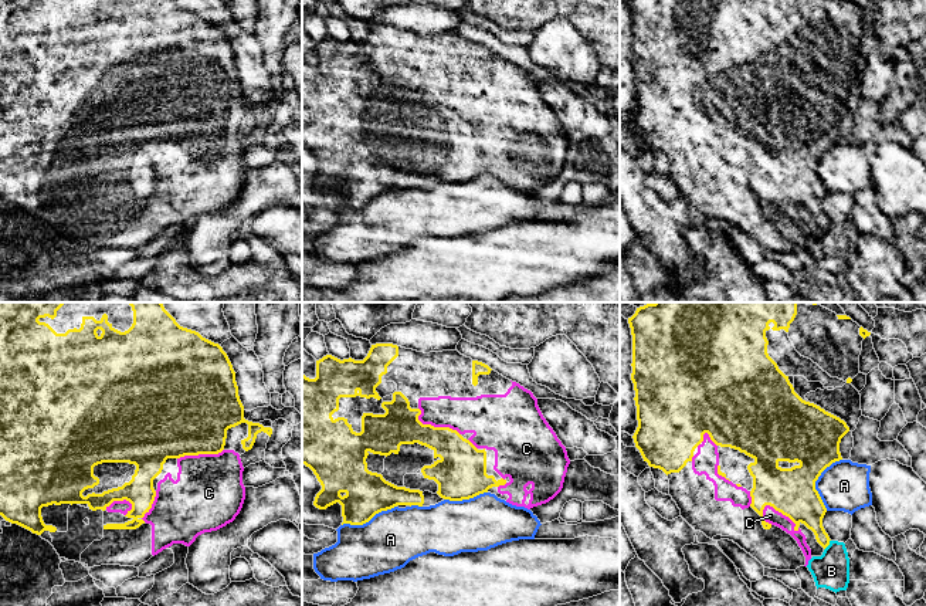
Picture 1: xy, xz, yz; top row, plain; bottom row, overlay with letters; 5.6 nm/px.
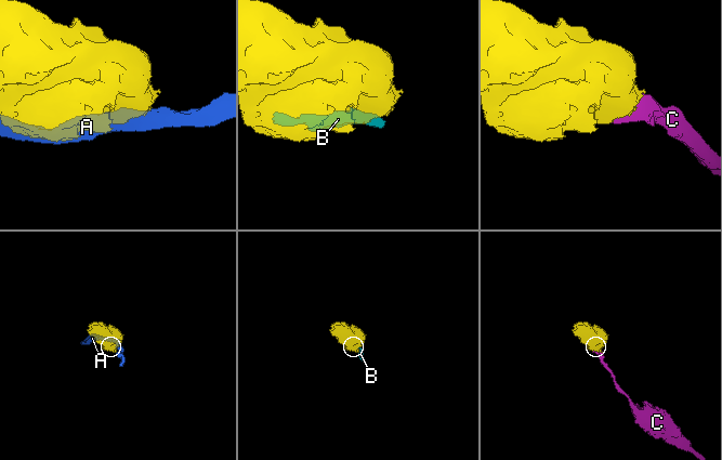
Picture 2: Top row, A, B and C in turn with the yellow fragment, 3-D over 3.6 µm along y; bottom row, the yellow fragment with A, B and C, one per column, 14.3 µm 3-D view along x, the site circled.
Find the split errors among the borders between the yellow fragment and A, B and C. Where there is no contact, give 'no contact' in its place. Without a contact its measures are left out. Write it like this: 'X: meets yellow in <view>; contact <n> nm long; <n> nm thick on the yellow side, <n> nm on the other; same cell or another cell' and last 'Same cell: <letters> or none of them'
A: meets yellow in yz; contact 300 nm long; 320 nm thick on the yellow side, 280 nm on the other; another cell
B: meets yellow in yz; contact 70 nm long; 190 nm thick on the yellow side, 200 nm on the other; another cell
C: meets yellow in xz; contact 280 nm long; 220 nm thick on the yellow side, 200 nm on the other; same cell
Same cell: C

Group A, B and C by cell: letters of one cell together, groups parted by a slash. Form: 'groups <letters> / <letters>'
groups A / B / C

